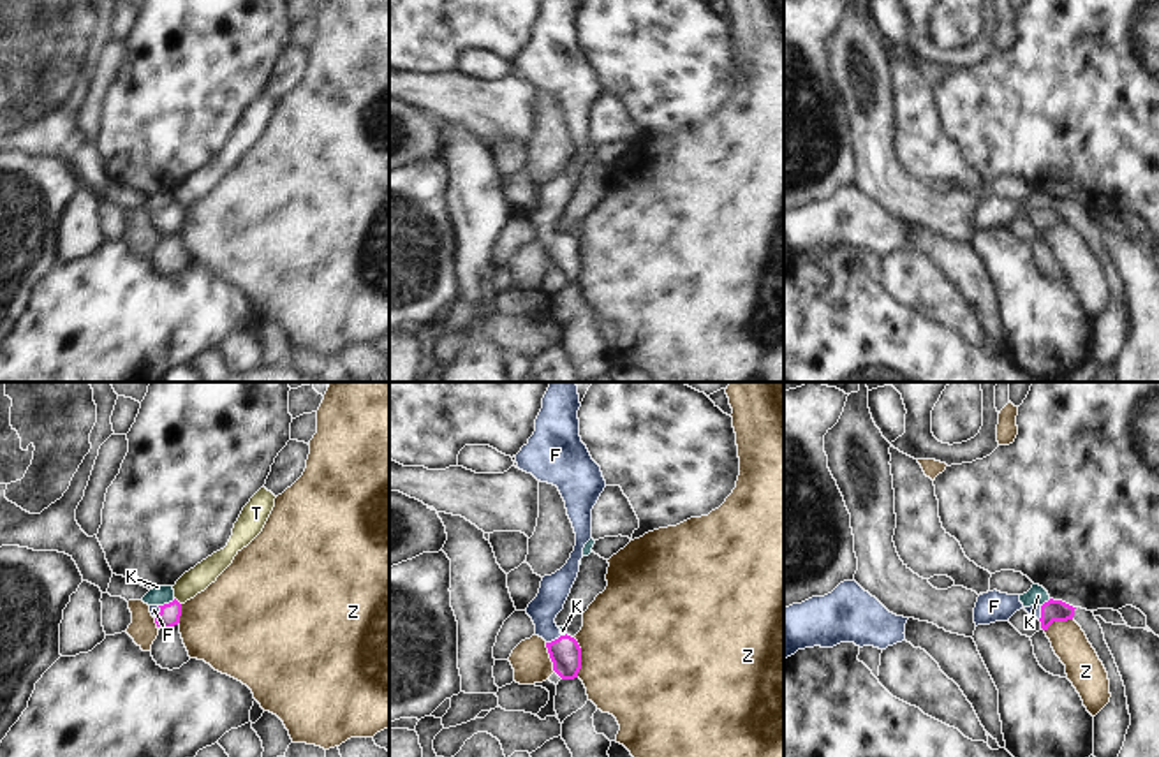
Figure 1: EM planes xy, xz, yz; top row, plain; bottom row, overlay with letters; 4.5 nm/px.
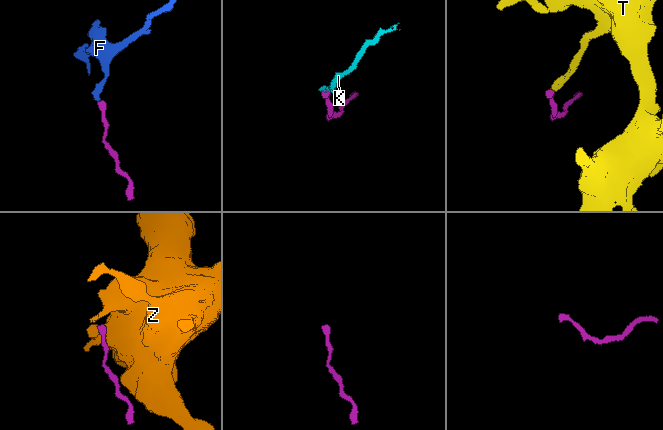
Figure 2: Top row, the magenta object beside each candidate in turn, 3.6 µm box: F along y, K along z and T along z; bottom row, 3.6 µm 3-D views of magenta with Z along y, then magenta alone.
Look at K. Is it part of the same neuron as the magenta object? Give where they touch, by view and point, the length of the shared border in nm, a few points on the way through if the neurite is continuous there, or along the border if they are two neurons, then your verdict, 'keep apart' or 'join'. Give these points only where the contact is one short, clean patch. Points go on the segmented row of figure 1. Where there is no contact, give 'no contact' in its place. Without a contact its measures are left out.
xy (166, 604) | 90 nm | along xy (175, 599), (159, 606) | keep apart

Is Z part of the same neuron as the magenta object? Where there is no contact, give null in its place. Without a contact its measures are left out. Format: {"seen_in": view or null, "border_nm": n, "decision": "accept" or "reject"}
{"seen_in": "xz", "border_nm": 190, "decision": "reject"}

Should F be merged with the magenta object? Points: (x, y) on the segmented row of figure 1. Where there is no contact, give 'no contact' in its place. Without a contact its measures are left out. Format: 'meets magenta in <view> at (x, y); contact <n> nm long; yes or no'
meets magenta in xz at (555, 639); contact 80 nm long; yes

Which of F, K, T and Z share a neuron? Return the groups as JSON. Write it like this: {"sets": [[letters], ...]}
{"sets": [["F"], ["K"], ["T"], ["Z"]]}

